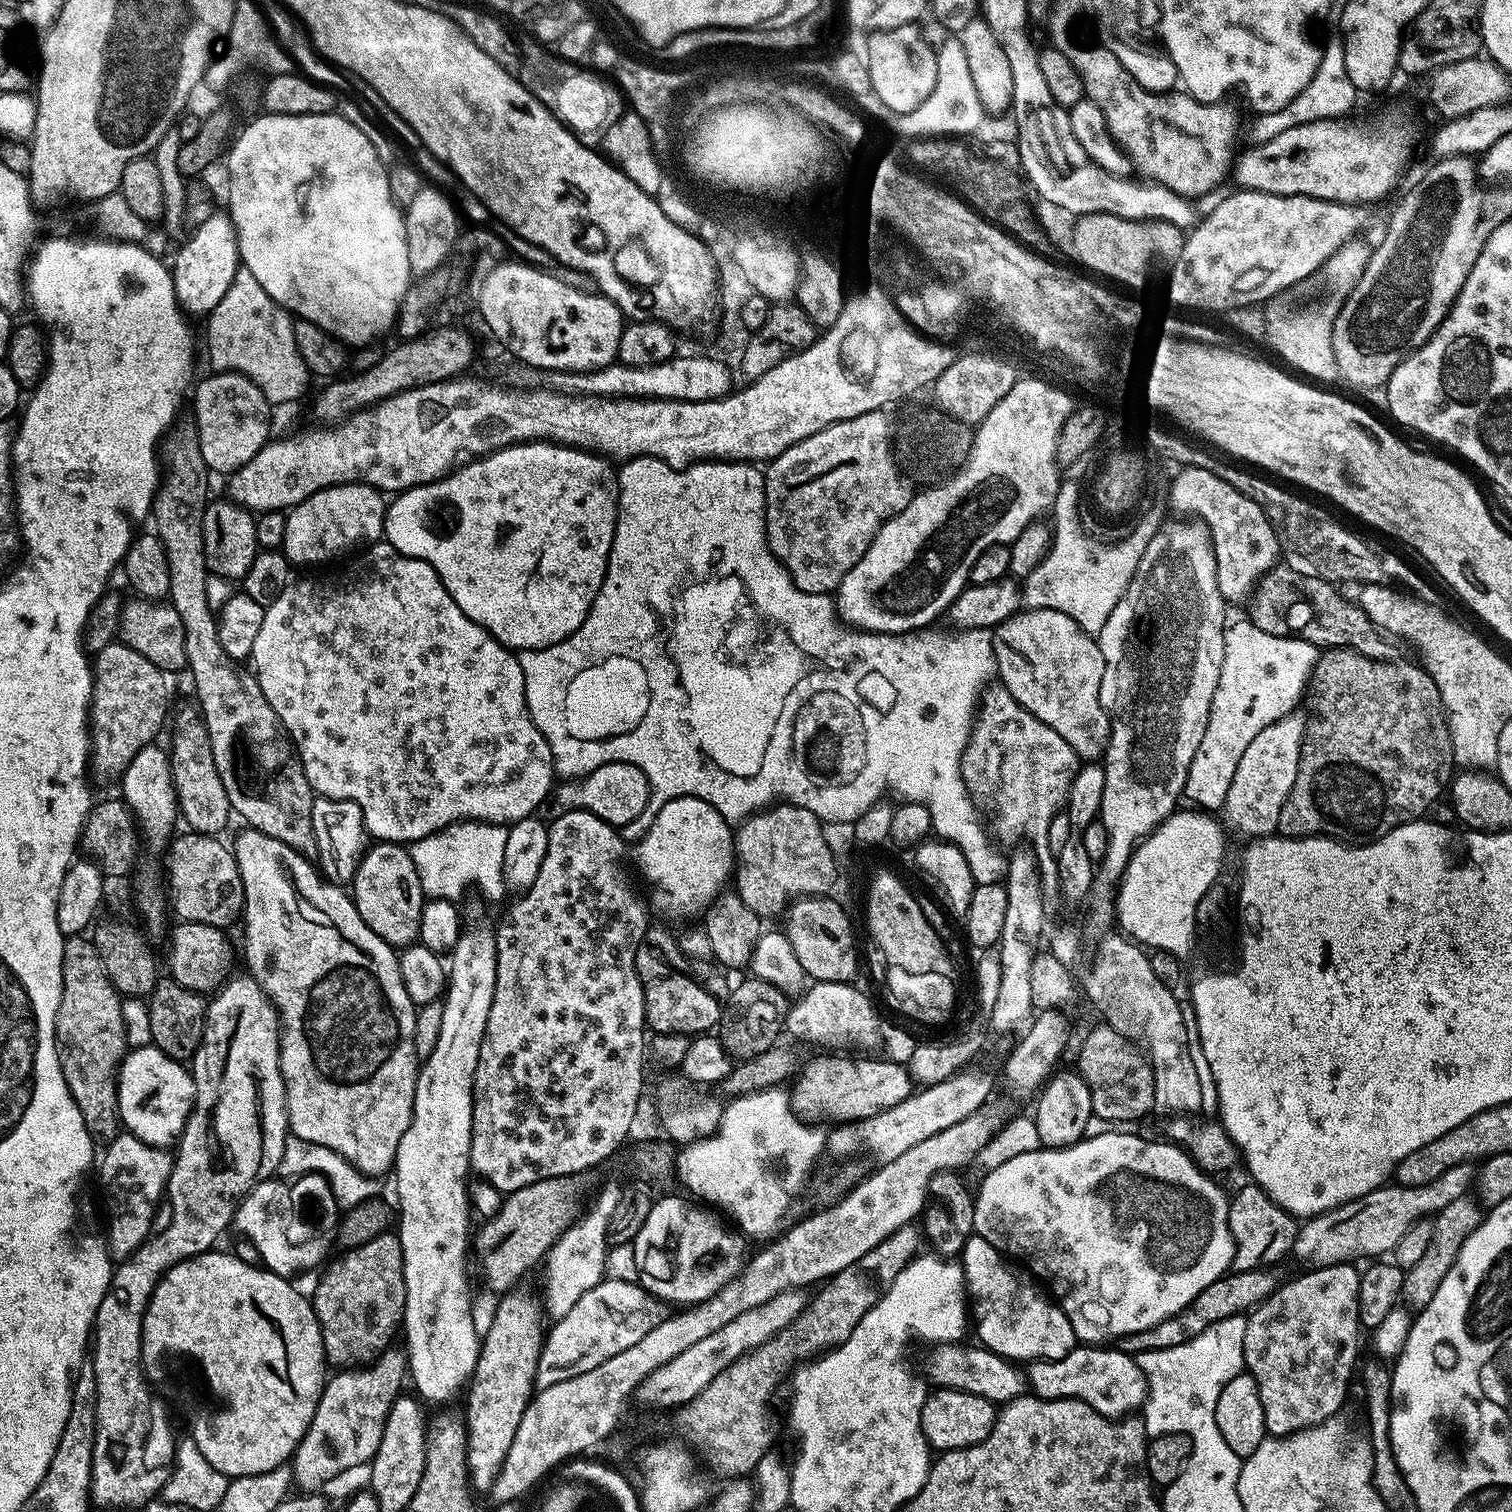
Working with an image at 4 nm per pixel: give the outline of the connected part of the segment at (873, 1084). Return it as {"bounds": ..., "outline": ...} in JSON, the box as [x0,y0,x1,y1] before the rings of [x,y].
{"bounds":[790,1054,914,1122],"outline":[[[816,1054],[812,1061],[795,1077],[796,1085],[790,1088],[793,1112],[808,1122],[865,1120],[890,1106],[898,1106],[914,1091],[912,1076],[903,1063],[876,1058],[853,1058],[848,1054]]]}

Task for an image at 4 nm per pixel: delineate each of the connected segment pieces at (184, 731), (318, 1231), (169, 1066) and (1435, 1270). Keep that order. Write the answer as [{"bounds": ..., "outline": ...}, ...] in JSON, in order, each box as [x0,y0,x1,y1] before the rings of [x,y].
[{"bounds":[170,719,234,836],"outline":[[[199,719],[184,724],[176,732],[170,747],[172,761],[172,781],[176,787],[176,806],[181,821],[188,823],[187,827],[193,832],[201,832],[204,836],[221,835],[220,831],[228,824],[228,819],[233,819],[234,813],[230,806],[230,798],[226,798],[226,786],[222,786],[222,778],[218,778],[218,766],[214,766],[214,754],[210,750],[210,738]]]},{"bounds":[234,1174,341,1278],"outline":[[[305,1174],[291,1182],[268,1178],[257,1183],[237,1204],[234,1228],[258,1250],[263,1267],[288,1278],[293,1275],[291,1272],[314,1267],[331,1250],[332,1244],[334,1248],[341,1215],[328,1177]]]},{"bounds":[118,1046,196,1150],"outline":[[[155,1046],[147,1047],[133,1047],[121,1065],[118,1081],[120,1123],[142,1142],[168,1150],[184,1133],[188,1115],[196,1102],[196,1087],[191,1071],[181,1061],[172,1060]]]},{"bounds":[1402,1196,1482,1314],"outline":[[[1463,1196],[1450,1202],[1446,1210],[1436,1213],[1432,1220],[1432,1233],[1430,1234],[1430,1246],[1426,1250],[1425,1256],[1414,1266],[1410,1266],[1404,1273],[1404,1285],[1402,1286],[1402,1300],[1413,1313],[1419,1314],[1423,1308],[1430,1306],[1430,1298],[1438,1291],[1438,1286],[1442,1286],[1442,1278],[1454,1266],[1454,1258],[1458,1258],[1458,1250],[1462,1250],[1462,1242],[1474,1230],[1482,1219],[1482,1208],[1475,1199]]]}]

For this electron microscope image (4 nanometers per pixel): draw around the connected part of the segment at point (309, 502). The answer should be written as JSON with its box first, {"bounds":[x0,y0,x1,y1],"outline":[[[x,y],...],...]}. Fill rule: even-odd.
{"bounds":[284,484,385,566],"outline":[[[339,484],[318,490],[287,513],[284,557],[293,566],[324,564],[351,548],[371,546],[383,537],[385,507],[380,489],[369,484]]]}

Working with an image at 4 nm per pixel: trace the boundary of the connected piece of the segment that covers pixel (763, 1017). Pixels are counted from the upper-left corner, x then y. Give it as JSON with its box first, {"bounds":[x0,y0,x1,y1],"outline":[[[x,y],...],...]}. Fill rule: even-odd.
{"bounds":[718,978,790,1061],"outline":[[[747,978],[725,999],[722,1004],[718,1039],[729,1057],[737,1061],[749,1060],[770,1050],[782,1036],[784,1018],[790,1007],[789,997],[782,990],[770,986],[770,982]]]}

